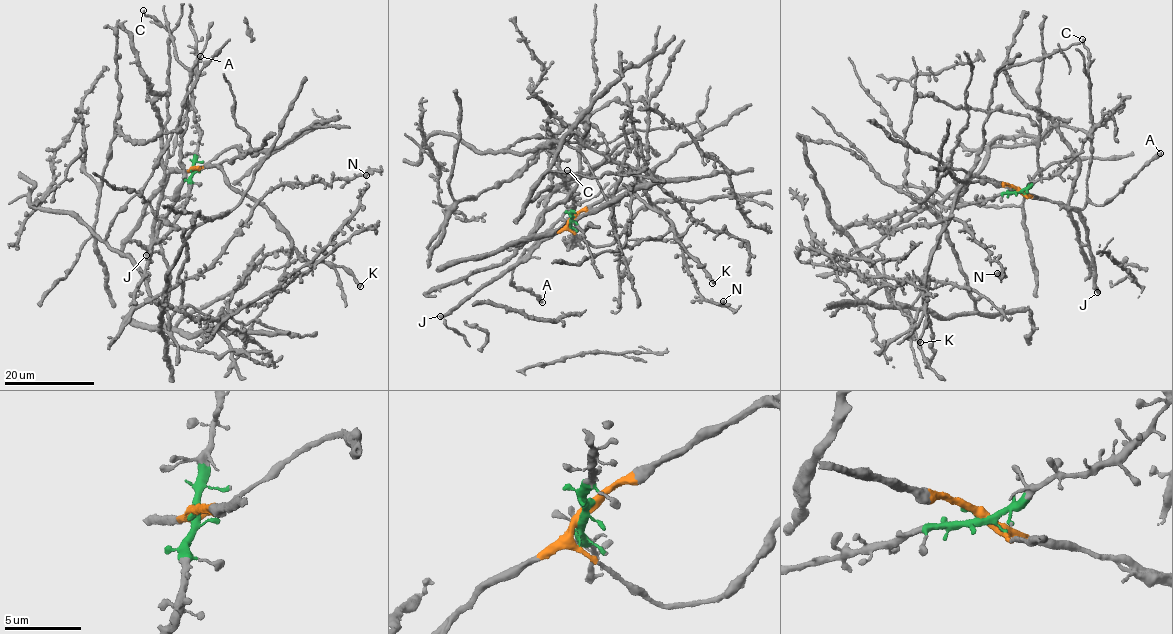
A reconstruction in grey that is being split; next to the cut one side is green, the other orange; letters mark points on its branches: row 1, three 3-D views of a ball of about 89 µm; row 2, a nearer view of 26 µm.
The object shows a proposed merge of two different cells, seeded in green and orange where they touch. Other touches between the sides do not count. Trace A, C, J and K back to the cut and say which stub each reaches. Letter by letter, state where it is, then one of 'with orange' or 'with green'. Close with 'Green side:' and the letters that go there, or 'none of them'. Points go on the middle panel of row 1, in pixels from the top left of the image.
A: (542, 302) | with orange
C: (567, 170) | with orange
J: (440, 316) | with orange
K: (712, 283) | with orange
Green side: none of them

